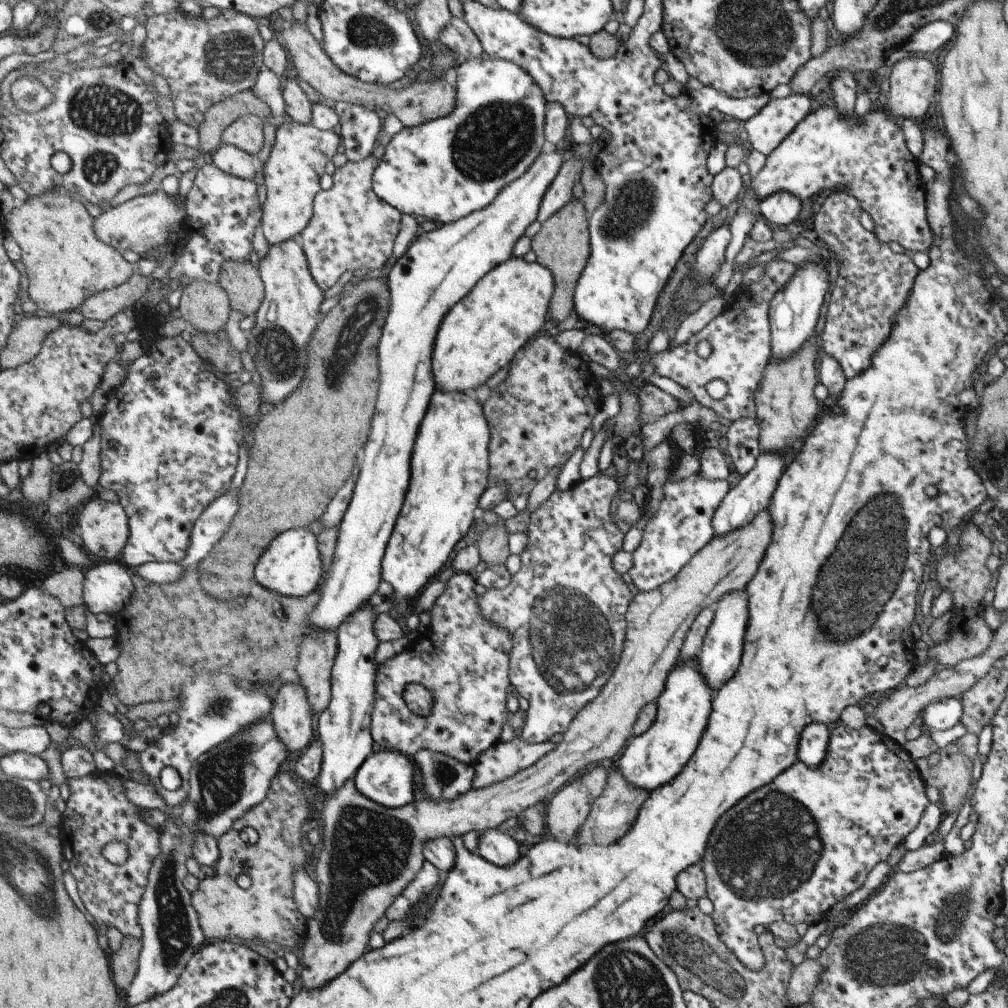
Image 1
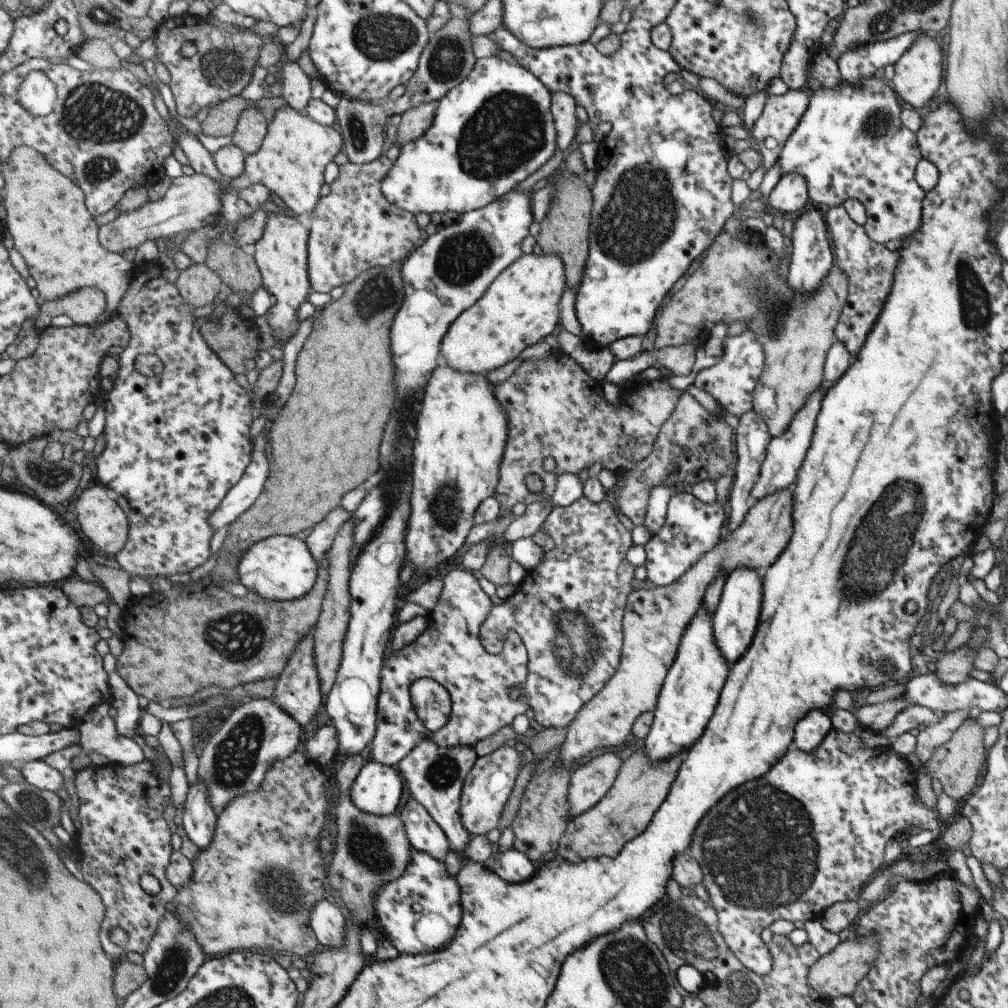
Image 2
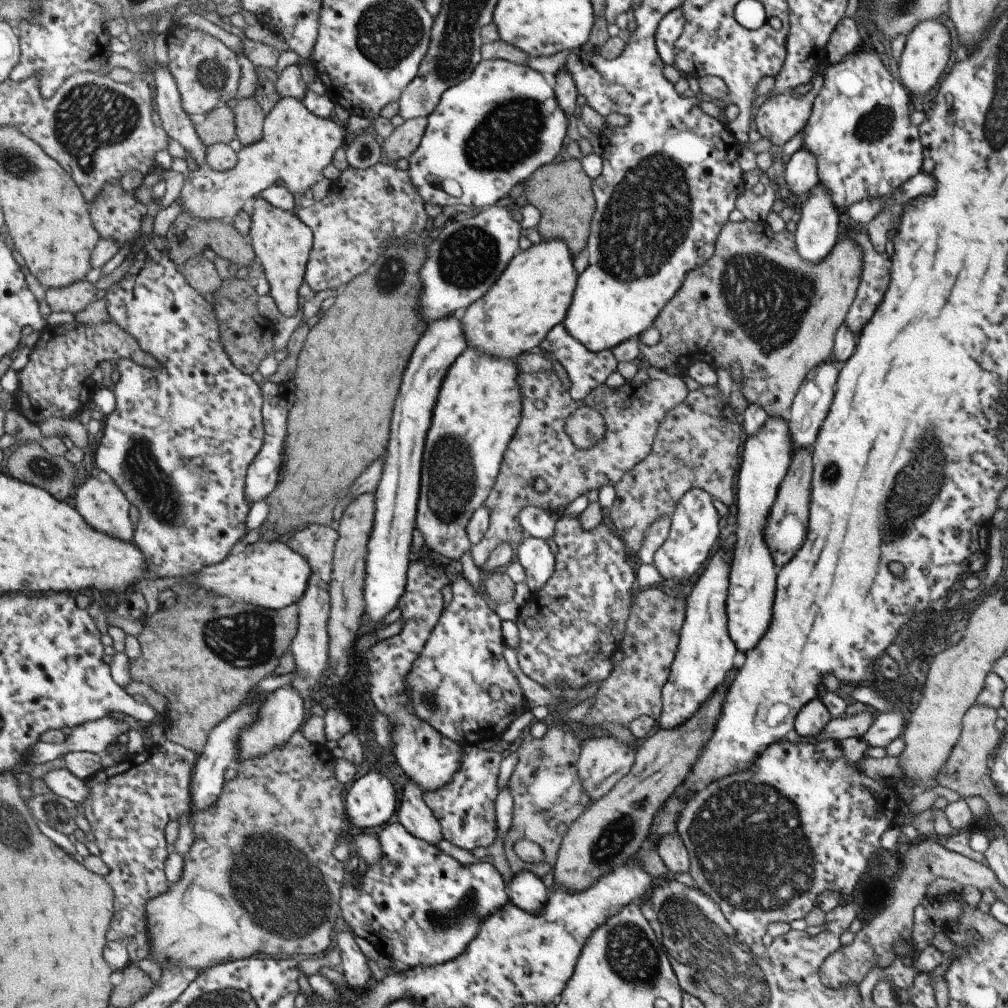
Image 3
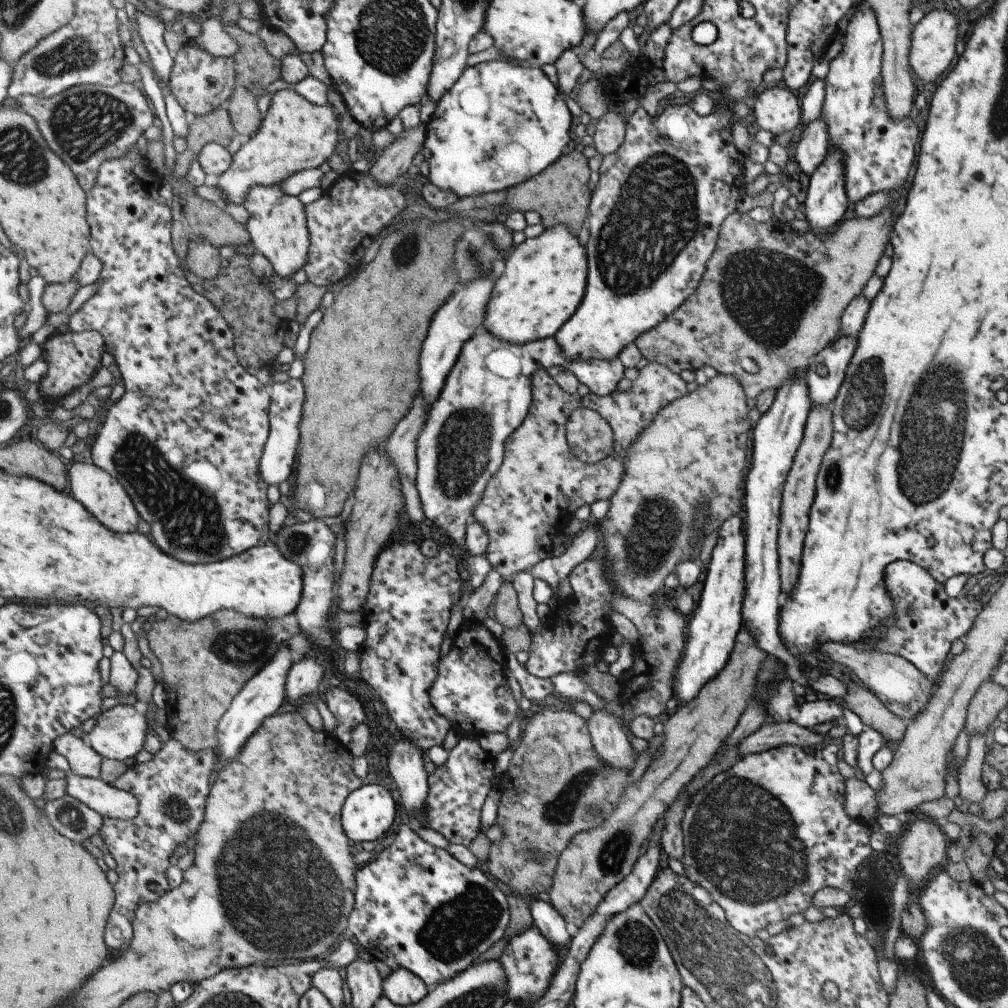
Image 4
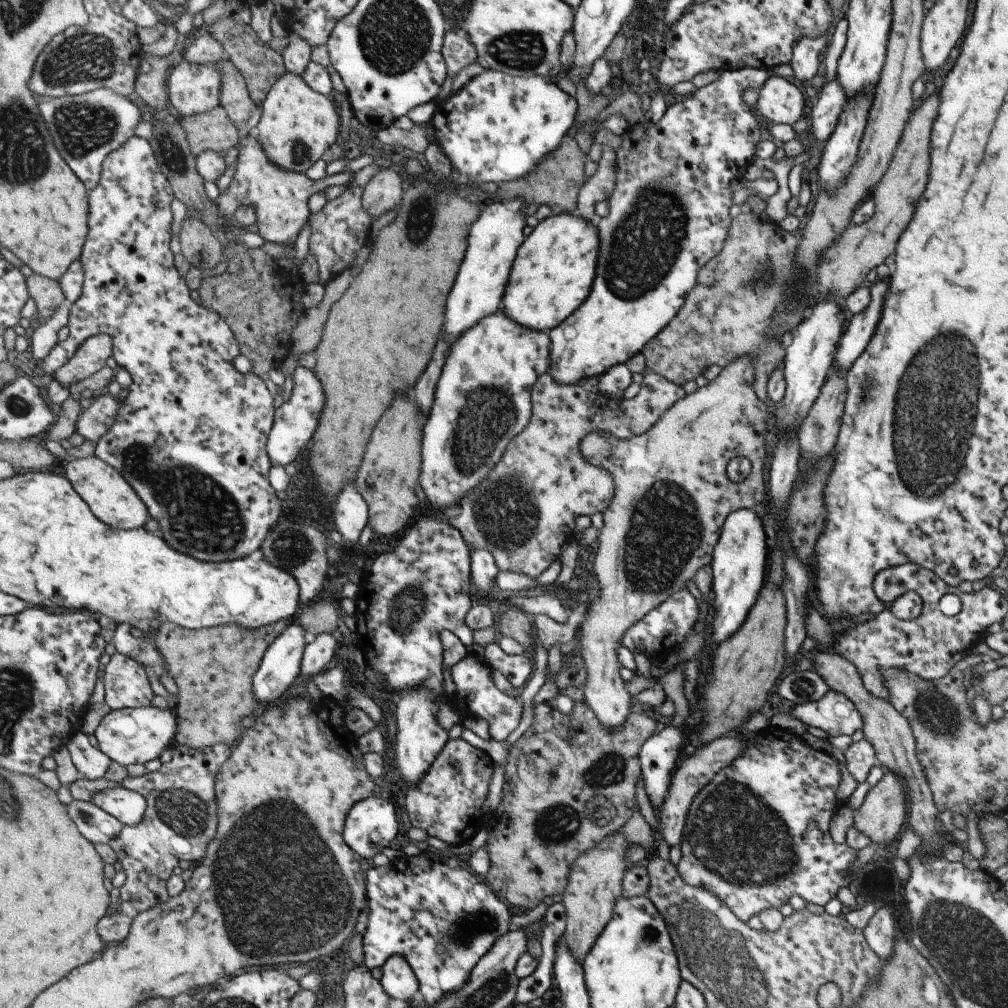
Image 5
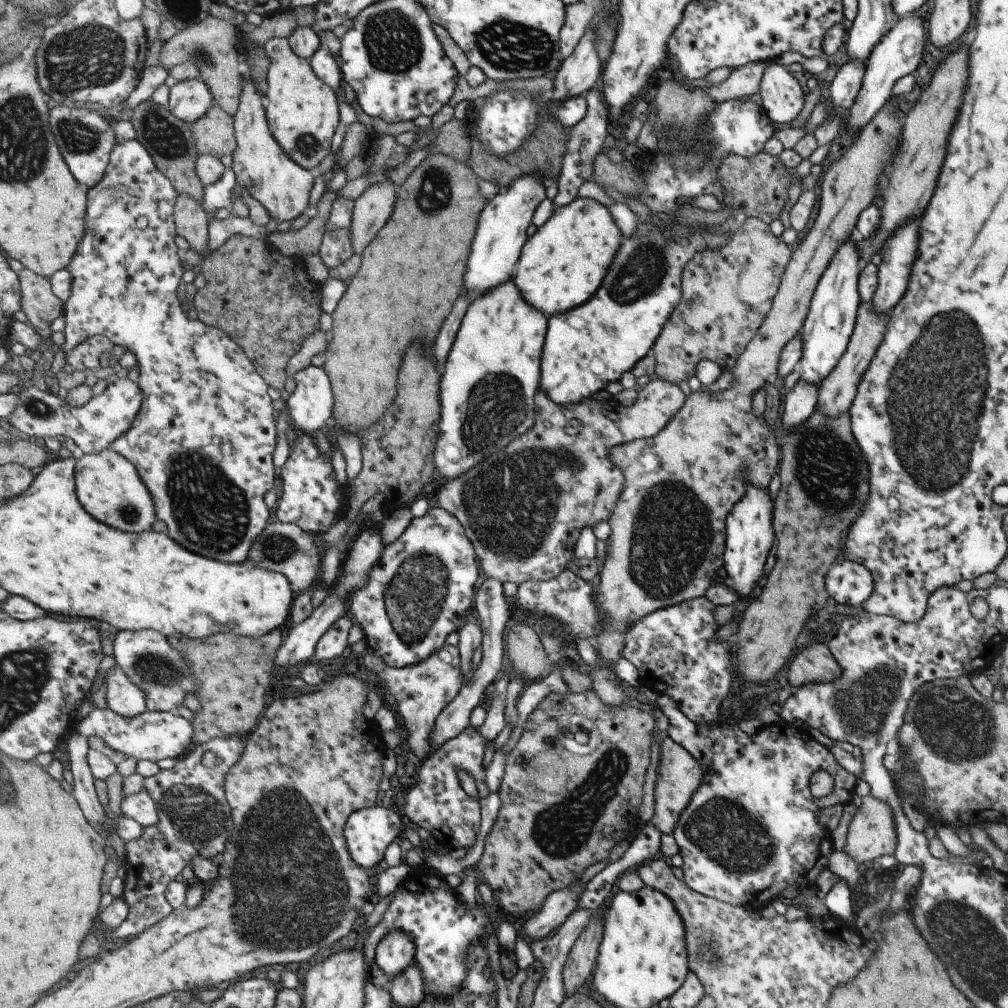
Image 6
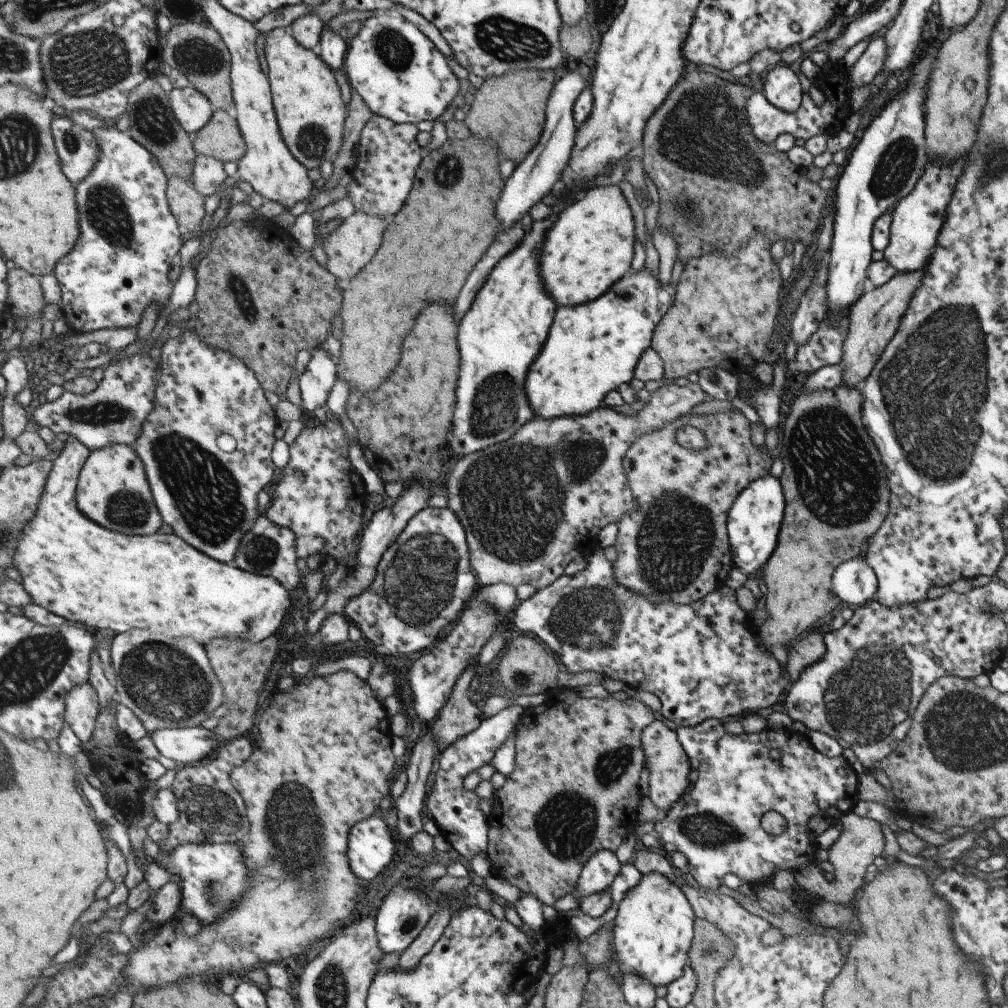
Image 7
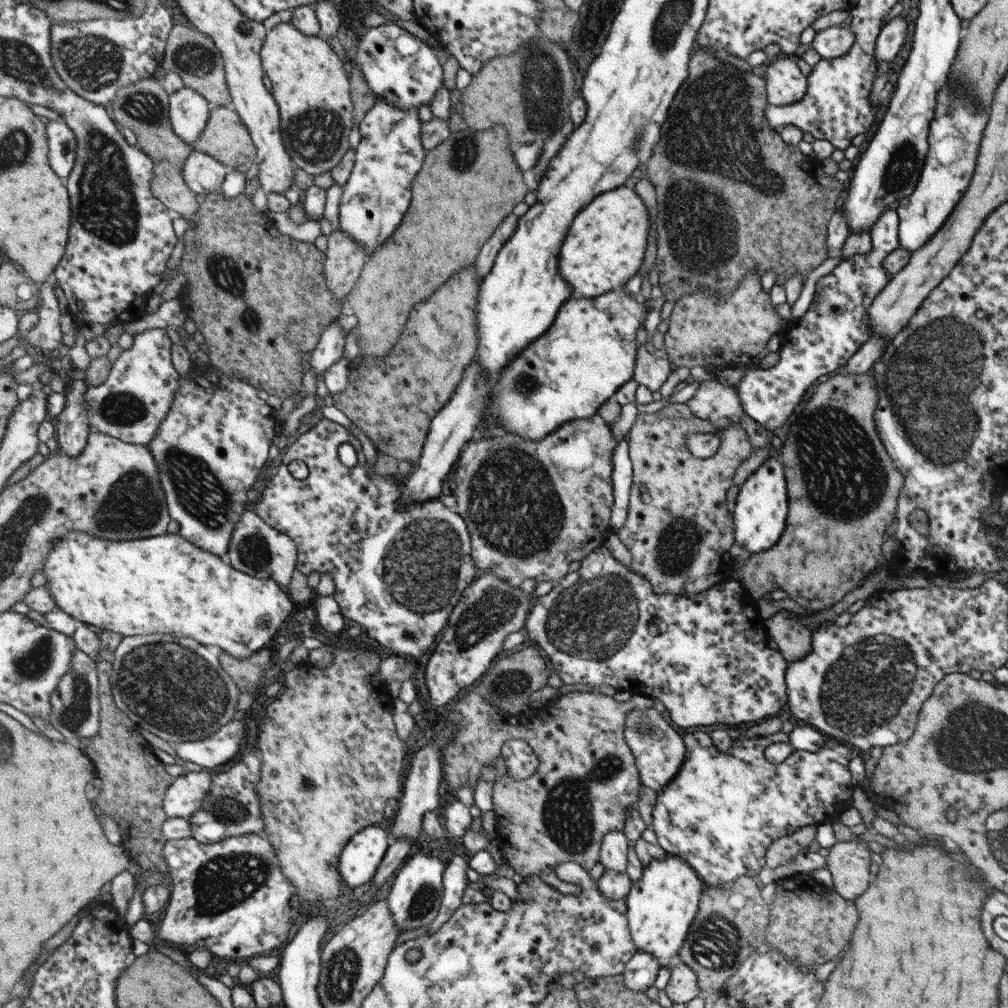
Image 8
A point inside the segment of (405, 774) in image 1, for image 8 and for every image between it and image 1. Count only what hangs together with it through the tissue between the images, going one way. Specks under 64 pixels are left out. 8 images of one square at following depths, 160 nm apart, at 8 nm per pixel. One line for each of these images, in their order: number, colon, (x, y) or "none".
2: (378, 790)
3: (371, 800)
4: (370, 812)
5: (372, 824)
6: (369, 832)
7: (372, 847)
8: (360, 861)

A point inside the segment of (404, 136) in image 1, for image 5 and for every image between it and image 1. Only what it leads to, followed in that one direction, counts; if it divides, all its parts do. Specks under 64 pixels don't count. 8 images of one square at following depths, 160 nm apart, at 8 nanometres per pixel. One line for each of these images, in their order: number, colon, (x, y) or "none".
2: (491, 132)
3: (492, 131)
4: (500, 124)
5: (497, 128)

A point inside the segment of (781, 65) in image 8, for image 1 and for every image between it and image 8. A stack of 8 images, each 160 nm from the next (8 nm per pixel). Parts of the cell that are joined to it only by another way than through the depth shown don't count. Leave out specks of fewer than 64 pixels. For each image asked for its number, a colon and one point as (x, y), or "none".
1: (765, 130)
2: (781, 114)
3: (779, 117)
4: (776, 109)
5: (778, 100)
6: (780, 96)
7: (781, 88)

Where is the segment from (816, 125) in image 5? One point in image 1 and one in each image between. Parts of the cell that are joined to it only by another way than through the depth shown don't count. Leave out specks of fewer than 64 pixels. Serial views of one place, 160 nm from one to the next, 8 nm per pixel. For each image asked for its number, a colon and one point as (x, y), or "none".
1: (781, 207)
2: (789, 194)
3: (800, 175)
4: (813, 144)

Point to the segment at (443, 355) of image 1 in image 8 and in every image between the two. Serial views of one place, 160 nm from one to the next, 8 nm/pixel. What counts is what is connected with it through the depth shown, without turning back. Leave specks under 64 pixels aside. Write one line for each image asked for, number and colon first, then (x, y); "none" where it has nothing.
2: (521, 307)
3: (534, 295)
4: (539, 288)
5: (554, 271)
6: (563, 263)
7: (589, 250)
8: (605, 246)

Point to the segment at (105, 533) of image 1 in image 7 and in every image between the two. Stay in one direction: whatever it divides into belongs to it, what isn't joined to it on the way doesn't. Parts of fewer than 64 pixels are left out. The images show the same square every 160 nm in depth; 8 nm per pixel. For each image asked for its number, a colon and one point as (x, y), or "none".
2: (105, 525)
3: (105, 506)
4: (103, 495)
5: (112, 498)
6: (109, 486)
7: (113, 489)

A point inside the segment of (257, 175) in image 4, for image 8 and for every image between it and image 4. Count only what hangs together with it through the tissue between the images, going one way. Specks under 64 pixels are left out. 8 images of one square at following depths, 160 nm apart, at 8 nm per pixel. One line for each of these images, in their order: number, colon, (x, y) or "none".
5: (297, 126)
6: (303, 112)
7: (312, 114)
8: (312, 86)

